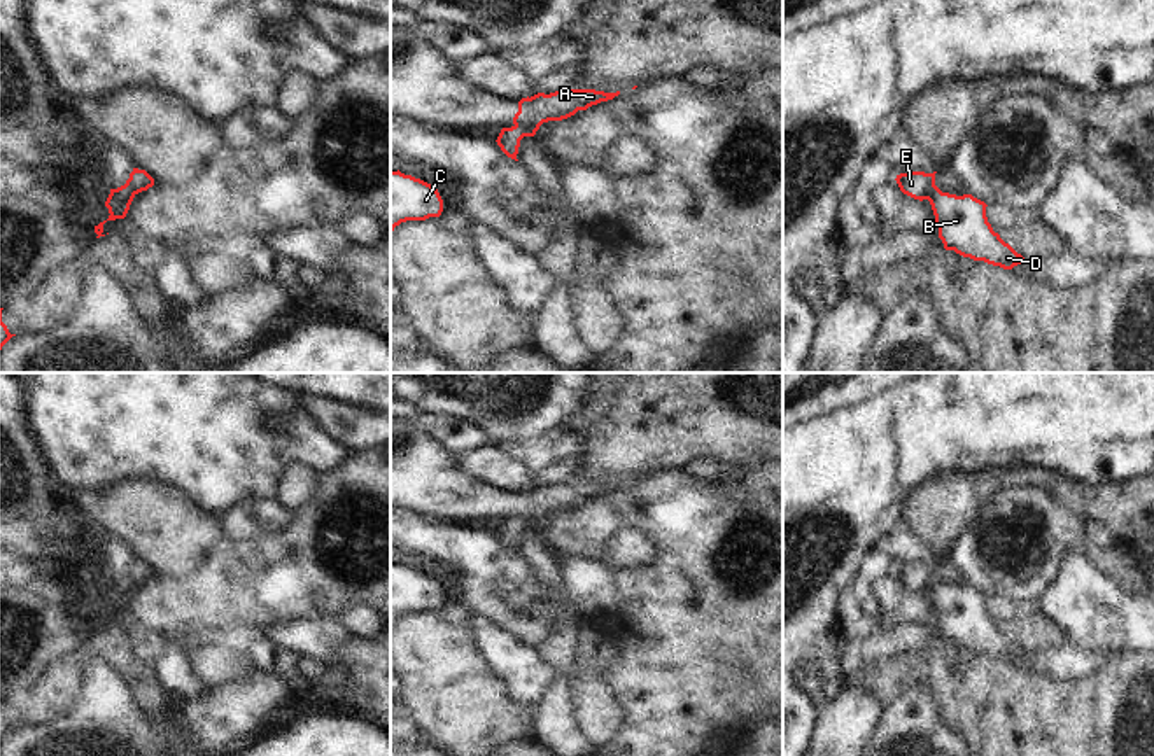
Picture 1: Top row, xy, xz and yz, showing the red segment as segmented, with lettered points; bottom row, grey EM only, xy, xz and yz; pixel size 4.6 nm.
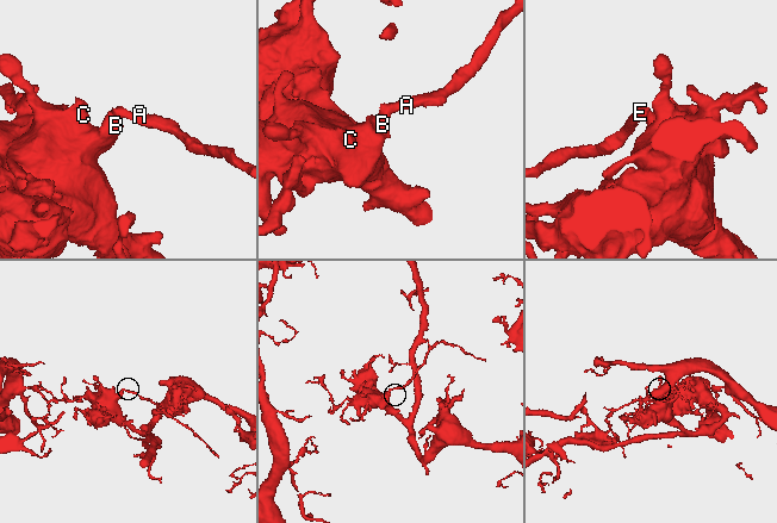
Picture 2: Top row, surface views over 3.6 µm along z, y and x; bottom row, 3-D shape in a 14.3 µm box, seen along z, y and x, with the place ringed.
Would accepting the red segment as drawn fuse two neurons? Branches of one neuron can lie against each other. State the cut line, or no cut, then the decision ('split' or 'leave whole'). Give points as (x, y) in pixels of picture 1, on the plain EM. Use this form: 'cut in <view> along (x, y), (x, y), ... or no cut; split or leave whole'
cut in xz along (515, 517), (527, 527); split

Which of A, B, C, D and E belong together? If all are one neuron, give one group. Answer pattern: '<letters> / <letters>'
A E / B C D

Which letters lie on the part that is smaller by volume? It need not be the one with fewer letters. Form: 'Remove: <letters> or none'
Remove: A, E

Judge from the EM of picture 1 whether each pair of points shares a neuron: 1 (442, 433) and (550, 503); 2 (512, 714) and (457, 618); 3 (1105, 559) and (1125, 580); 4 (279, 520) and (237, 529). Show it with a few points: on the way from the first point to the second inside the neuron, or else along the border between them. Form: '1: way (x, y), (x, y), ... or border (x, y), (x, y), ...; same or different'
1: border (421, 431), (429, 434), (454, 457); different
2: way (487, 692), (457, 662), (457, 643); same
3: way (1111, 564), (1121, 574); same
4: way (268, 520), (247, 522); same

